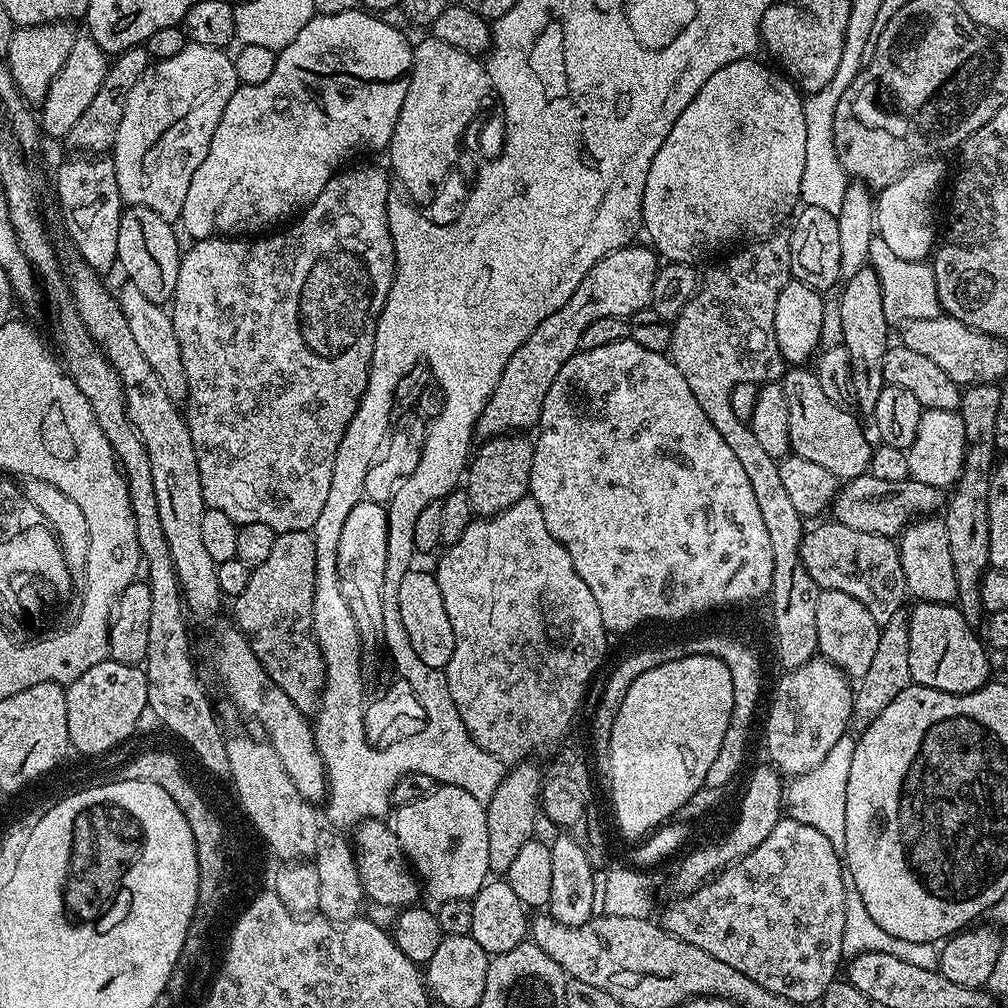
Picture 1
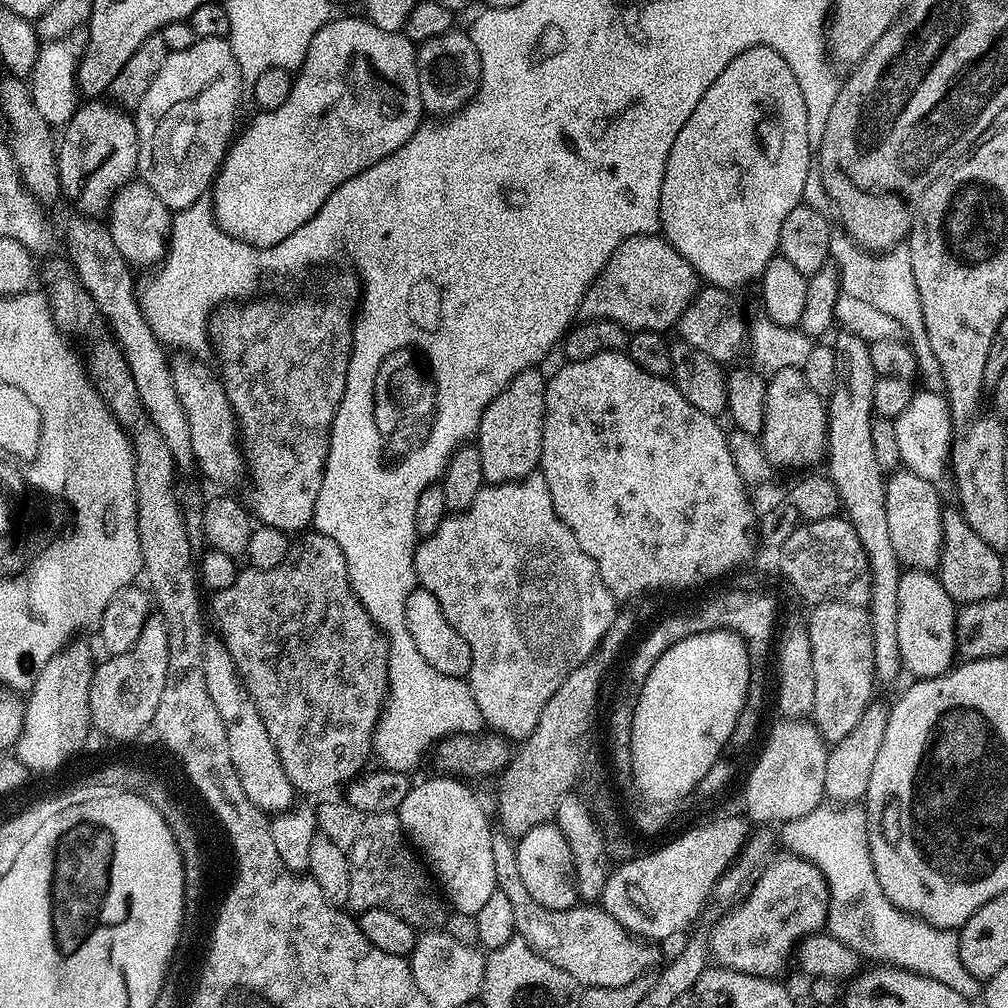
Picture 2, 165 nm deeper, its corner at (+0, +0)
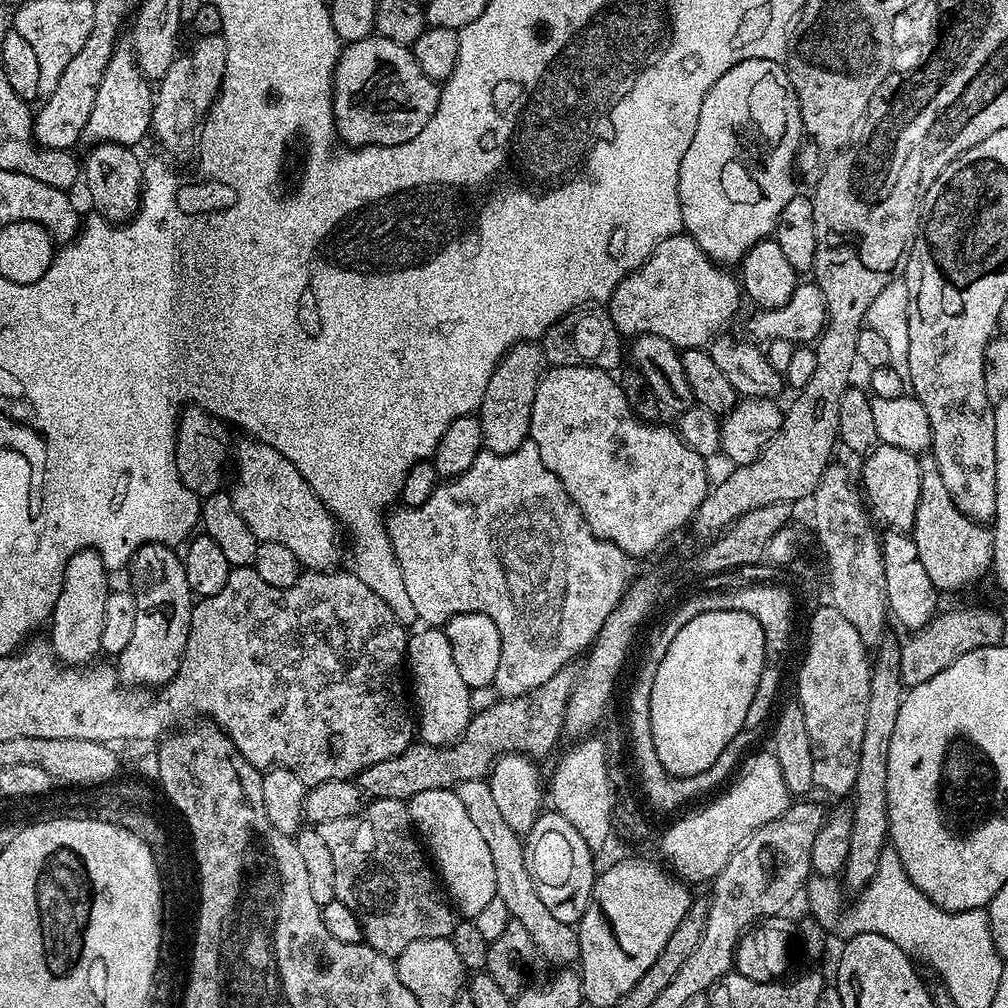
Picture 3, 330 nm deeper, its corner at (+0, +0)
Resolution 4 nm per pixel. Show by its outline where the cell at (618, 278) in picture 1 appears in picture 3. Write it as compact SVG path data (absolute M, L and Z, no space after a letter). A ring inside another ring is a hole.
M687 234L658 242L648 259L630 273L606 301L608 317L621 337L658 334L675 348L704 348L740 308L742 288L727 267L714 263Z

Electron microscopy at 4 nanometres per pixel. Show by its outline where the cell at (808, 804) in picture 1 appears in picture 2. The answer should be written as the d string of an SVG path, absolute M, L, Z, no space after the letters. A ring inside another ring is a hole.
M859 803L845 804L843 806L821 806L810 810L810 814L806 814L802 818L794 818L787 820L785 824L779 825L778 840L787 851L795 853L796 856L806 858L814 866L818 866L818 870L822 870L822 874L828 883L828 922L826 925L827 931L834 938L838 938L838 942L842 942L846 946L853 948L856 953L862 957L870 959L872 962L879 962L884 966L894 968L904 968L908 972L914 974L922 974L926 978L934 978L934 982L942 982L942 986L950 986L950 990L955 990L958 994L969 998L976 998L981 995L981 981L974 978L974 974L970 974L970 970L966 970L966 966L962 966L962 954L958 954L959 935L955 931L947 928L936 928L932 924L926 923L925 920L920 920L917 916L912 916L908 912L903 912L898 906L894 906L894 902L890 902L890 898L886 898L886 894L882 894L882 886L878 882L878 874L874 870L874 862L870 856L870 838L868 837L868 814L867 811Z

